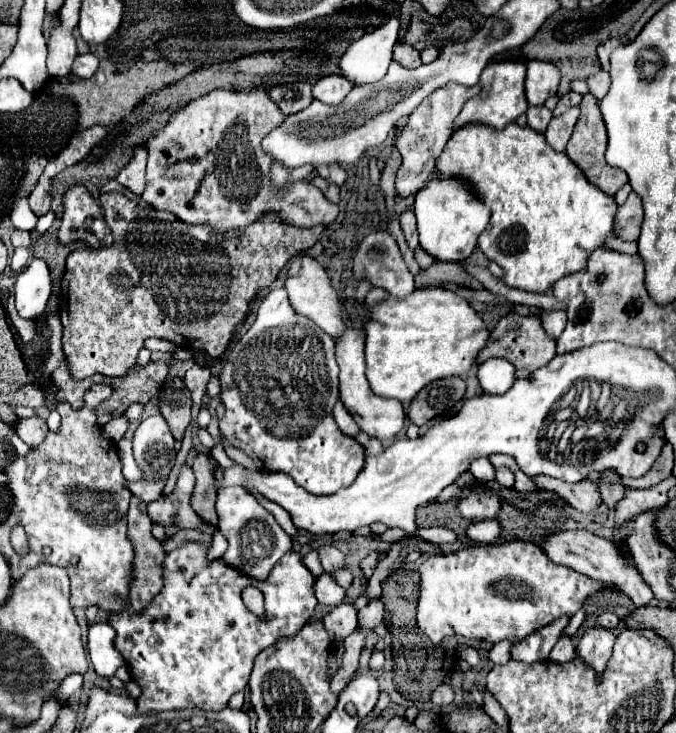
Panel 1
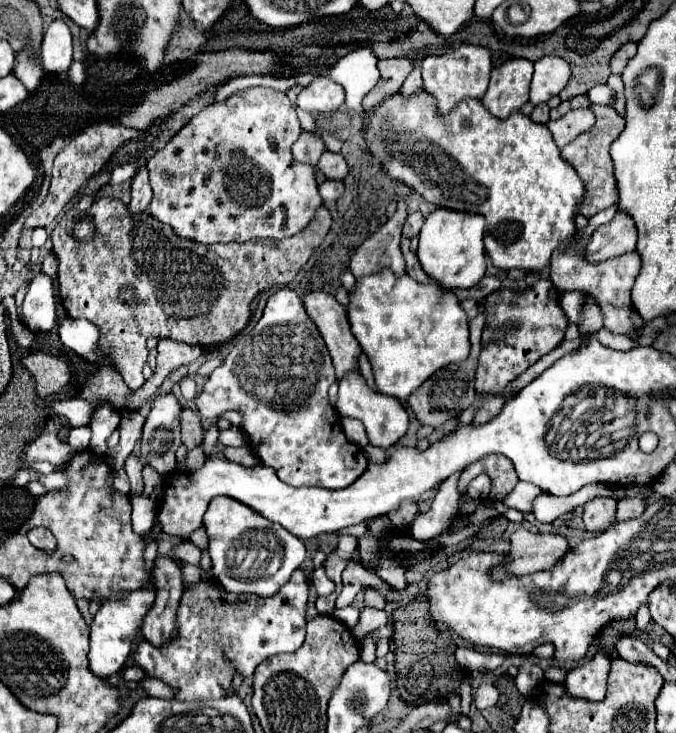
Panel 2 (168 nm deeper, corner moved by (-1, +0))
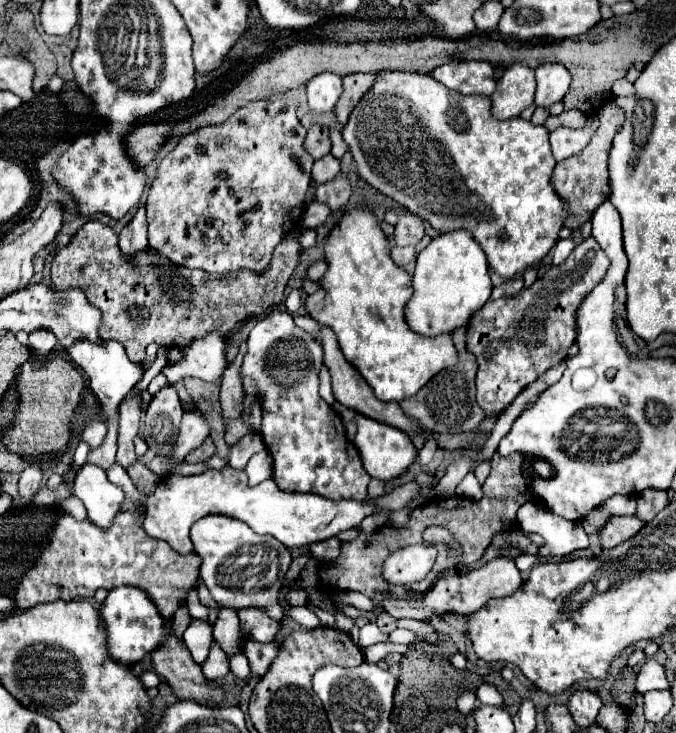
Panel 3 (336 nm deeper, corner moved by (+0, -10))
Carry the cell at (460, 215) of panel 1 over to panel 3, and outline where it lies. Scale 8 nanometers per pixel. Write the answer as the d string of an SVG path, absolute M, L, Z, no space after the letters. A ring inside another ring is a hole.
M465 230L439 234L417 256L413 288L415 294L405 308L405 318L415 332L423 336L437 336L441 332L453 332L457 326L467 326L471 316L489 300L493 290L481 244Z

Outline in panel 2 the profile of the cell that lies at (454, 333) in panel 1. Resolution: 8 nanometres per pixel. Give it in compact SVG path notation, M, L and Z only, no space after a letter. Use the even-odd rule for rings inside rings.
M380 270L378 274L370 274L362 280L356 280L354 288L350 290L350 302L346 312L350 330L372 364L376 388L386 396L406 400L436 370L450 362L462 362L468 358L470 340L466 314L460 308L458 298L452 292L442 294L440 286L436 284L422 284L410 278L408 274L394 276L392 270Z

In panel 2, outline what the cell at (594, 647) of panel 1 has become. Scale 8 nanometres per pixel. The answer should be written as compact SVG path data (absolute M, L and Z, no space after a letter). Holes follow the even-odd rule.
M598 652L592 658L592 662L568 672L562 684L574 698L600 702L606 696L608 672L610 672L610 658L604 652Z

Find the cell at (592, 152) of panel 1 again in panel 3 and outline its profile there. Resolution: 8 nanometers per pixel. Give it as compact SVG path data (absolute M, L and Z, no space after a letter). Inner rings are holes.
M607 104L599 110L599 120L601 120L601 126L599 126L597 134L593 136L593 140L589 142L589 146L585 150L581 150L579 154L557 162L557 166L553 170L553 178L551 178L555 192L569 202L571 210L569 210L569 218L567 218L565 226L569 226L573 230L577 230L577 228L581 228L581 224L589 222L591 216L595 214L595 210L601 206L601 202L605 202L609 196L607 156L611 150L613 136L617 134L619 126L623 126L623 122L625 122L625 114L619 108Z

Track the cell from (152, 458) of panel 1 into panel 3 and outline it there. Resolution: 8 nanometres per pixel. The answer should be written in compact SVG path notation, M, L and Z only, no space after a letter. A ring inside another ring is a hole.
M173 384L153 396L144 420L145 442L153 454L169 456L173 452L179 436L181 416L183 406Z

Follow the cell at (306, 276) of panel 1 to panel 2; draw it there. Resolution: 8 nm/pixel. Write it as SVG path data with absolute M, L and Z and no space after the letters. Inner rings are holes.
M306 292L304 308L326 342L326 348L336 368L336 378L342 380L344 374L358 370L358 356L362 354L362 350L356 338L350 334L344 306L338 304L332 294Z

